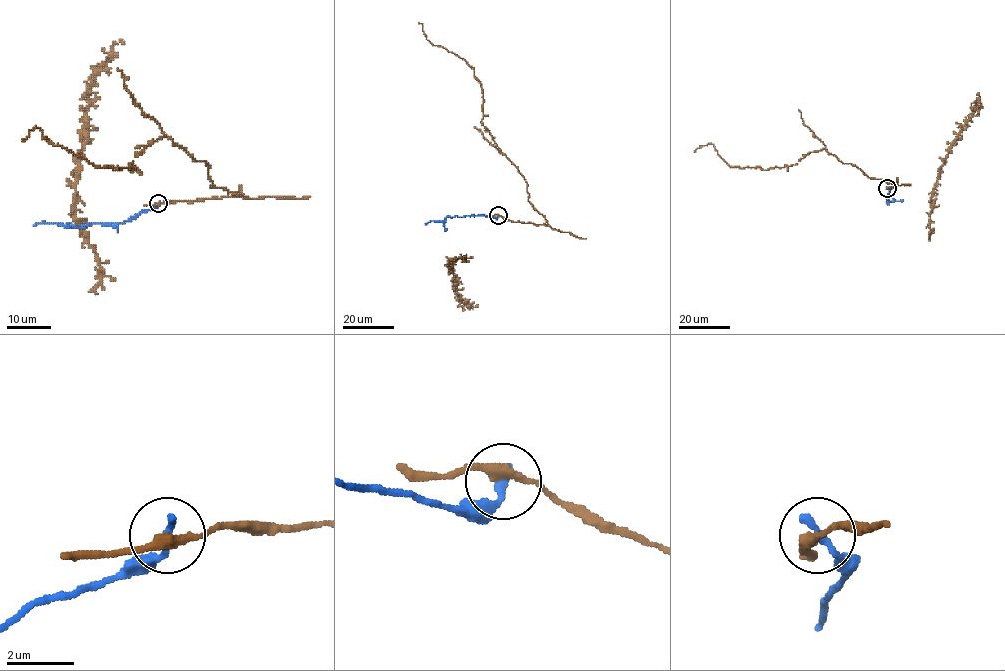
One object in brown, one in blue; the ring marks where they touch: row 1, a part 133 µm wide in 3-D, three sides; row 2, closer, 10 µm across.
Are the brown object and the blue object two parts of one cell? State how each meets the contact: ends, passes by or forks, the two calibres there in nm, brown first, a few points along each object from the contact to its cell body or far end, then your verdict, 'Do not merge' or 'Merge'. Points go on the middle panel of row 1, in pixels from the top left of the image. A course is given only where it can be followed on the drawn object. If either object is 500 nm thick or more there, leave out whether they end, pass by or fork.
At the ring brown passes by. At the ring blue ends. Thickness 300 nm (brown) against 280 nm. Course of brown: (498, 215), (547, 223), (528, 200), (526, 180), (481, 122), (483, 90), (474, 69), (426, 39), (419, 22). Course of blue: (498, 216), (446, 216), (425, 225). Do not merge

